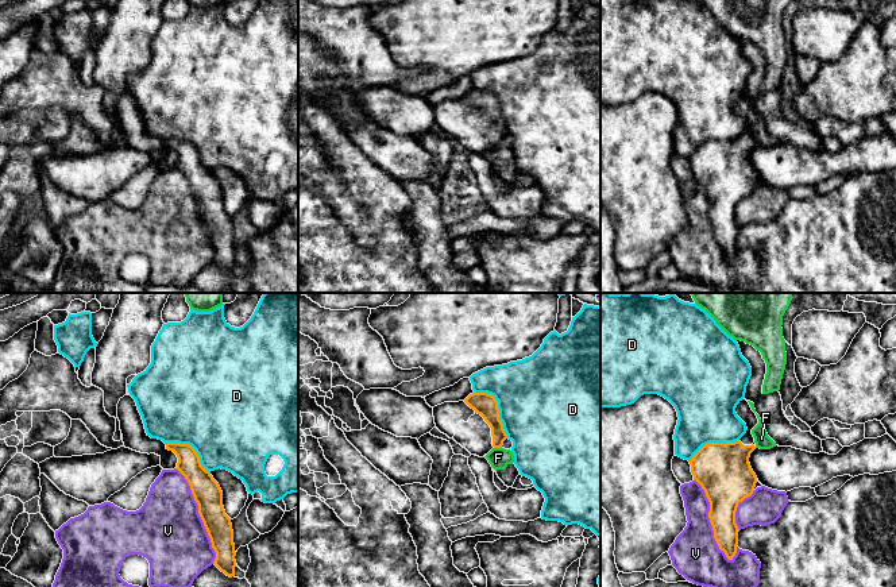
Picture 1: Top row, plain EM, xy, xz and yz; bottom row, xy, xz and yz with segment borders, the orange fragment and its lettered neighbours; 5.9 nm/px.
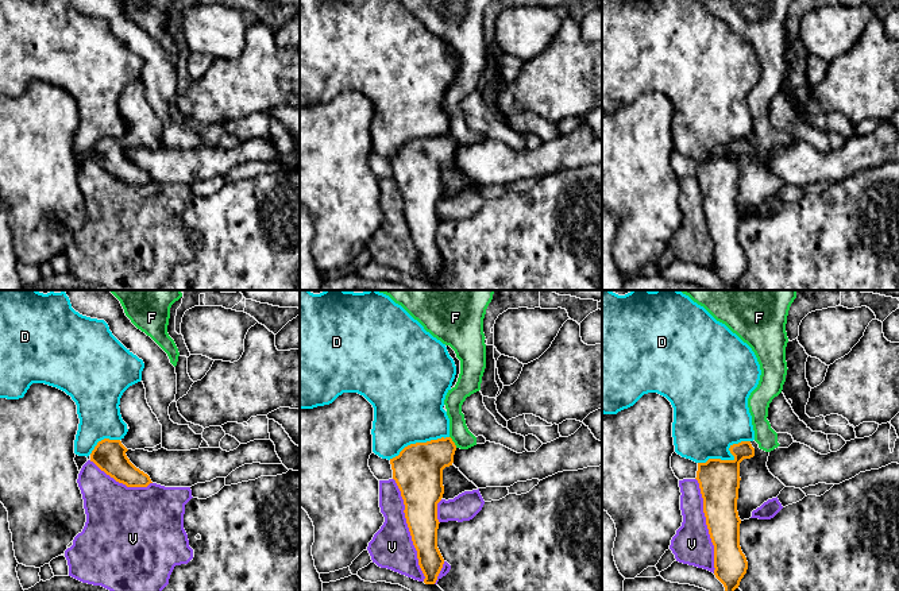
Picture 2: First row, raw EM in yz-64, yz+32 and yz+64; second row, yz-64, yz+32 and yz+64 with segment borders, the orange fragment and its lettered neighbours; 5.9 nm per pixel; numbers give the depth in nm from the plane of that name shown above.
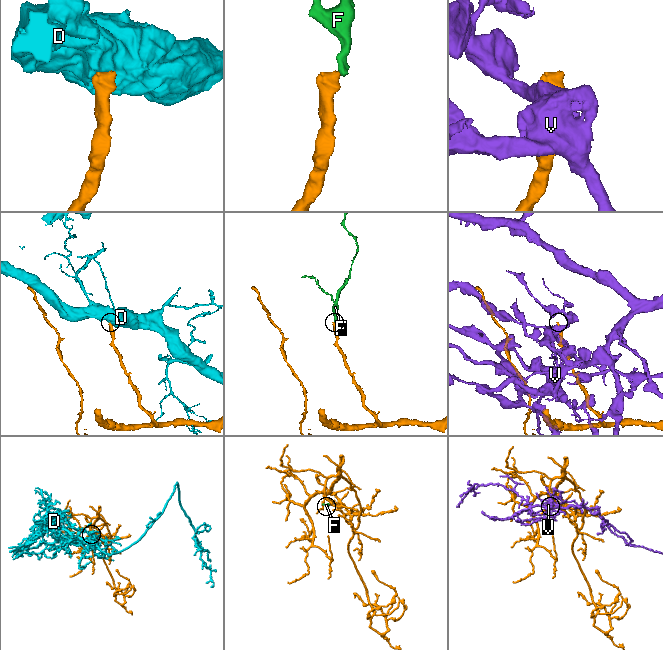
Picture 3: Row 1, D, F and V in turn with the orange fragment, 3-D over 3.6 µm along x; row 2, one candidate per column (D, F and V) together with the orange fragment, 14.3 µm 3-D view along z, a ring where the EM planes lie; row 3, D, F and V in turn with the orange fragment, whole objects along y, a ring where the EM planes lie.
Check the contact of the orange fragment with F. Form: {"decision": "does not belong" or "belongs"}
{"decision": "does not belong"}

